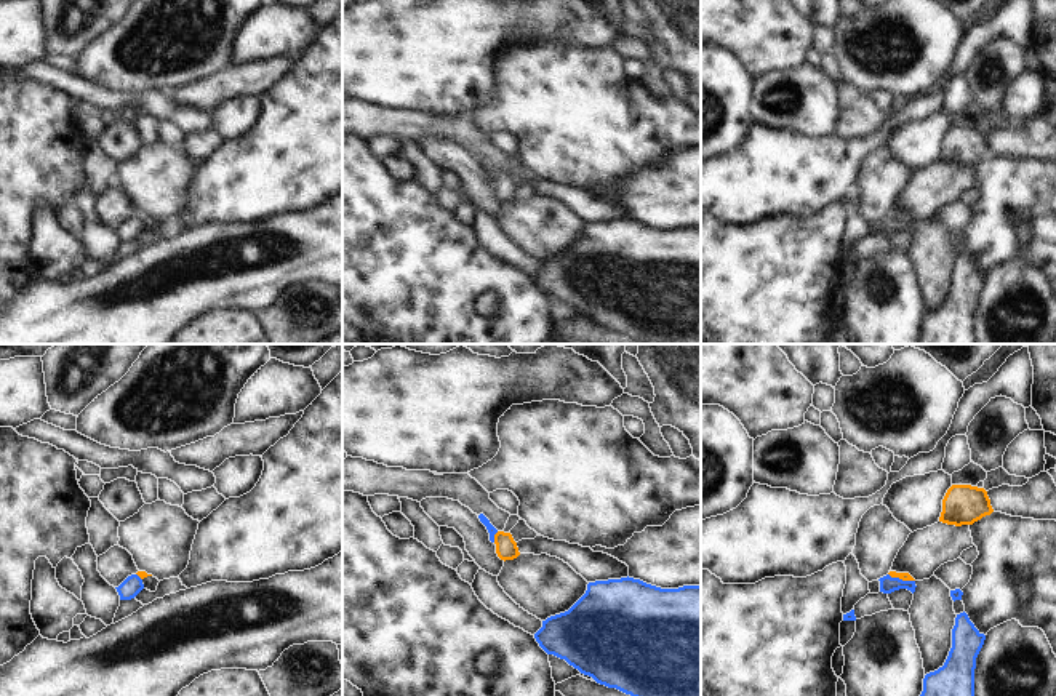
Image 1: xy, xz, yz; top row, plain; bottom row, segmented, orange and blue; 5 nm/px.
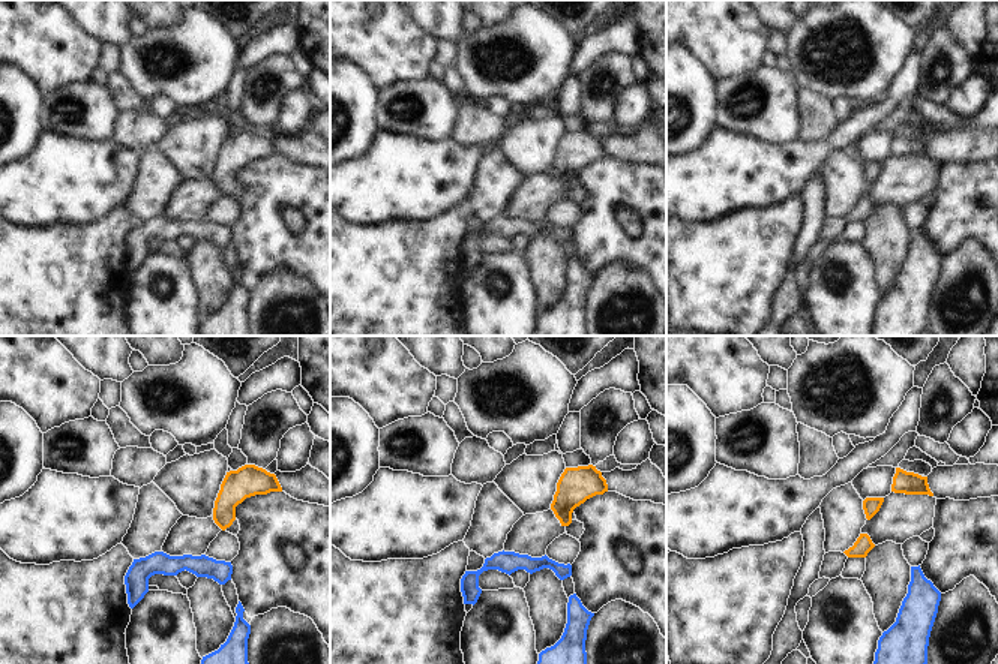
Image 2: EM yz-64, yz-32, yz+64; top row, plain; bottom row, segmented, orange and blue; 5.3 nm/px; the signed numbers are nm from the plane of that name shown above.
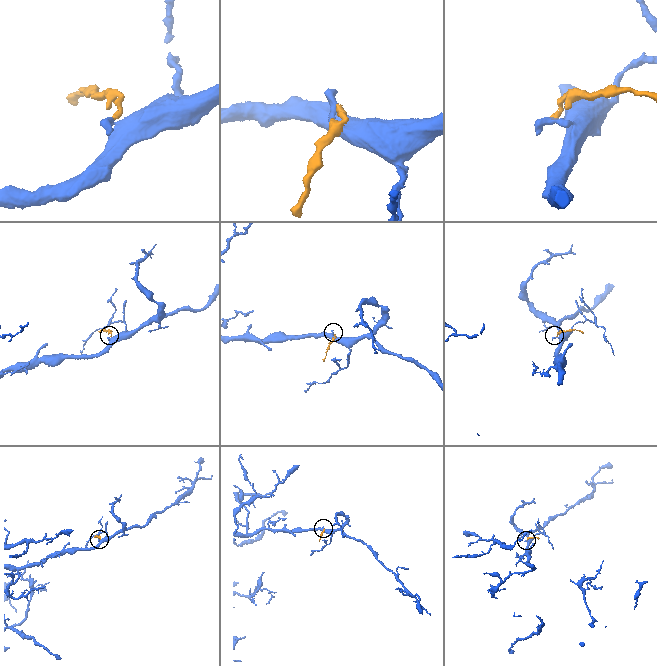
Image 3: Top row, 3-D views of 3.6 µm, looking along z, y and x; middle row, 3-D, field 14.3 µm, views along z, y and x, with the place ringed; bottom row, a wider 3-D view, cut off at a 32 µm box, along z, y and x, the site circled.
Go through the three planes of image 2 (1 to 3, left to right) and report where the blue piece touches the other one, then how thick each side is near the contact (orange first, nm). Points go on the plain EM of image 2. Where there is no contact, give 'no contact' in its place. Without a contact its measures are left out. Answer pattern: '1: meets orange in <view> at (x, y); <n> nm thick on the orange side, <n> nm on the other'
1: no contact
2: no contact
3: no contact

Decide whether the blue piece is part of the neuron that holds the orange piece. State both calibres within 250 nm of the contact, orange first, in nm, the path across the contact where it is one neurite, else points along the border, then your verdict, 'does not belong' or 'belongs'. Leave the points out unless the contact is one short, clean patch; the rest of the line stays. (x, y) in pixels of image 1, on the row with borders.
50/90 nm | along yz (888, 573), (914, 581) | does not belong

